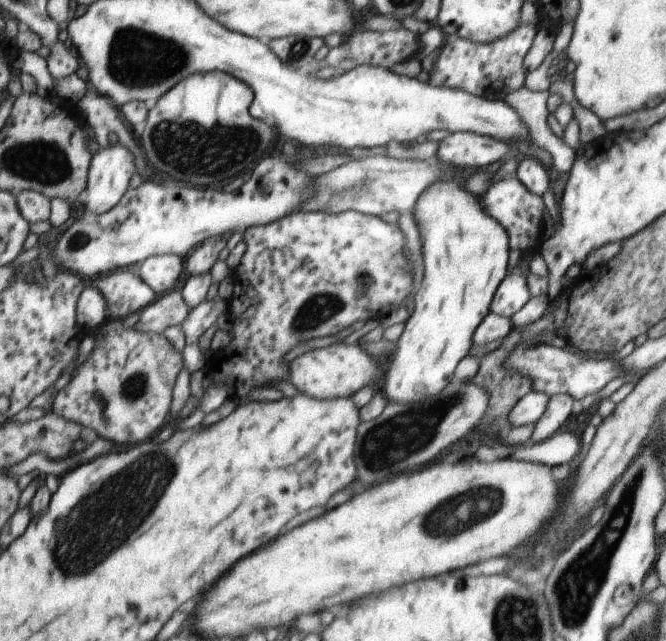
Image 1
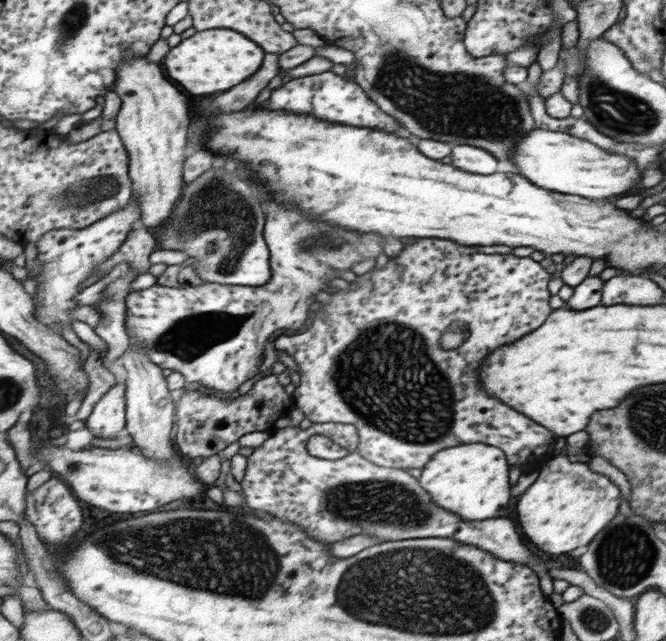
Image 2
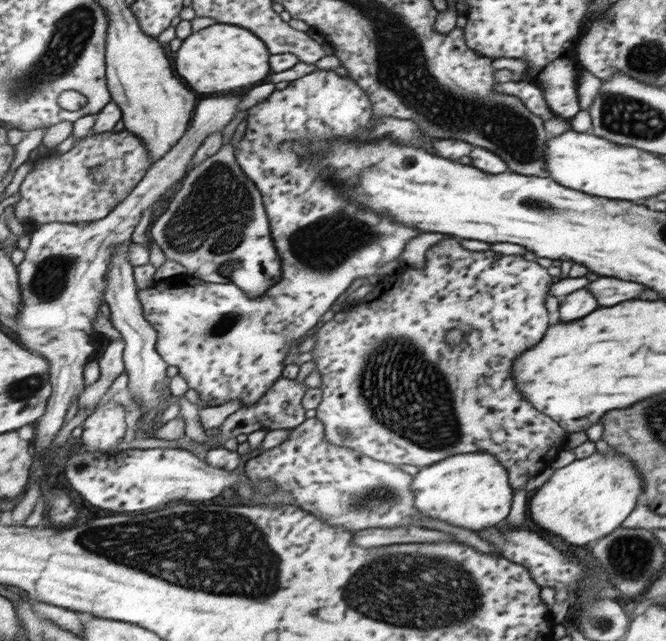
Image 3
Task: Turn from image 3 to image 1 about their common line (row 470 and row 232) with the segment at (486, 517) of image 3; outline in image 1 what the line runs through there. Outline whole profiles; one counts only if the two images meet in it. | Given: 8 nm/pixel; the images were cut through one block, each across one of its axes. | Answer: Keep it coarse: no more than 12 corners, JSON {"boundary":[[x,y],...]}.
{"boundary":[[434,182],[411,211],[424,276],[388,402],[452,382],[507,278],[509,234]]}

